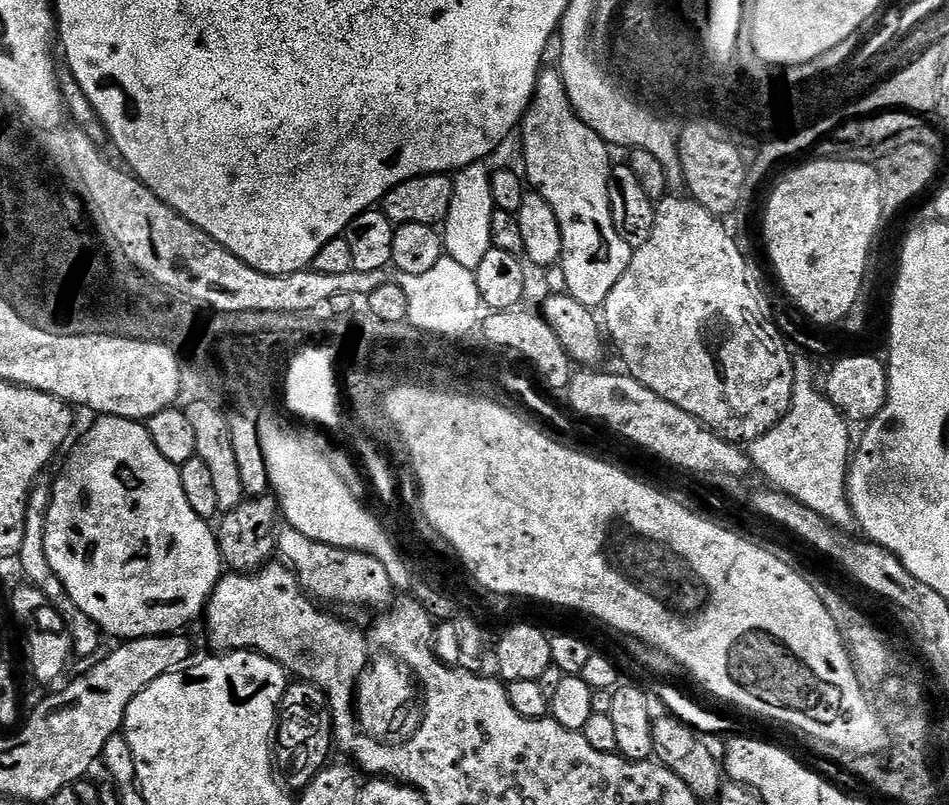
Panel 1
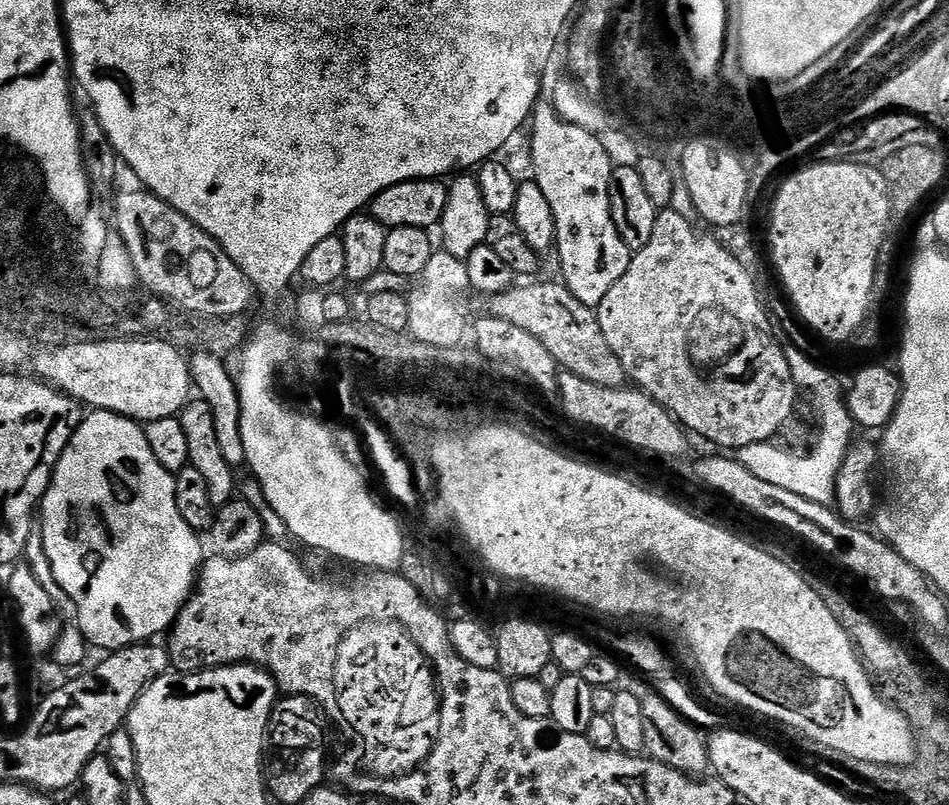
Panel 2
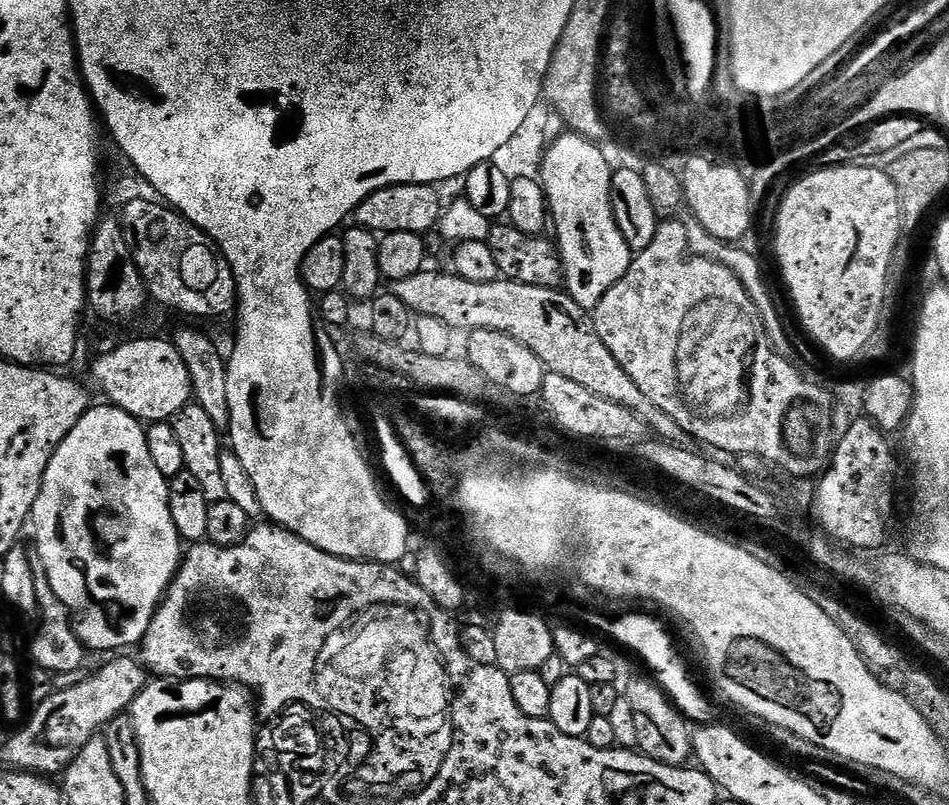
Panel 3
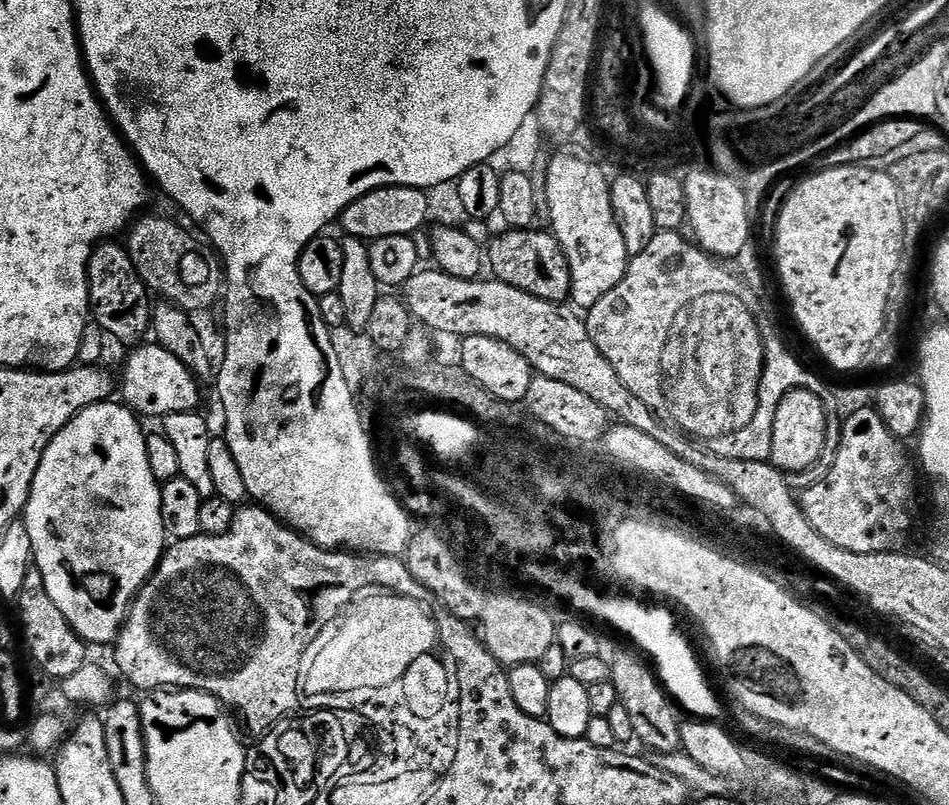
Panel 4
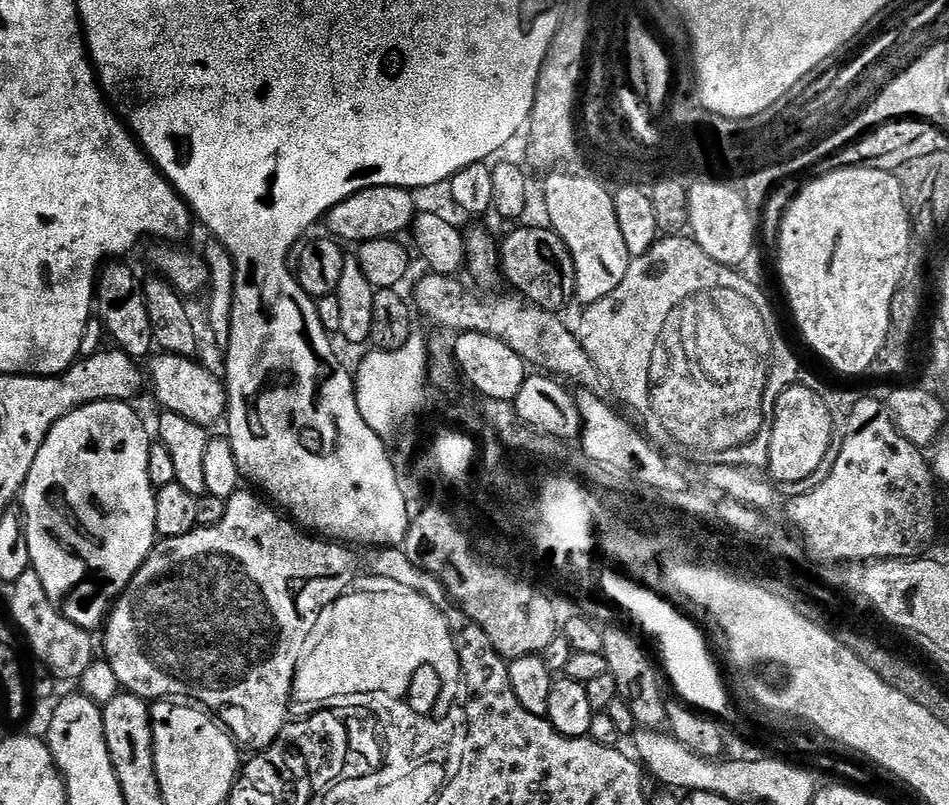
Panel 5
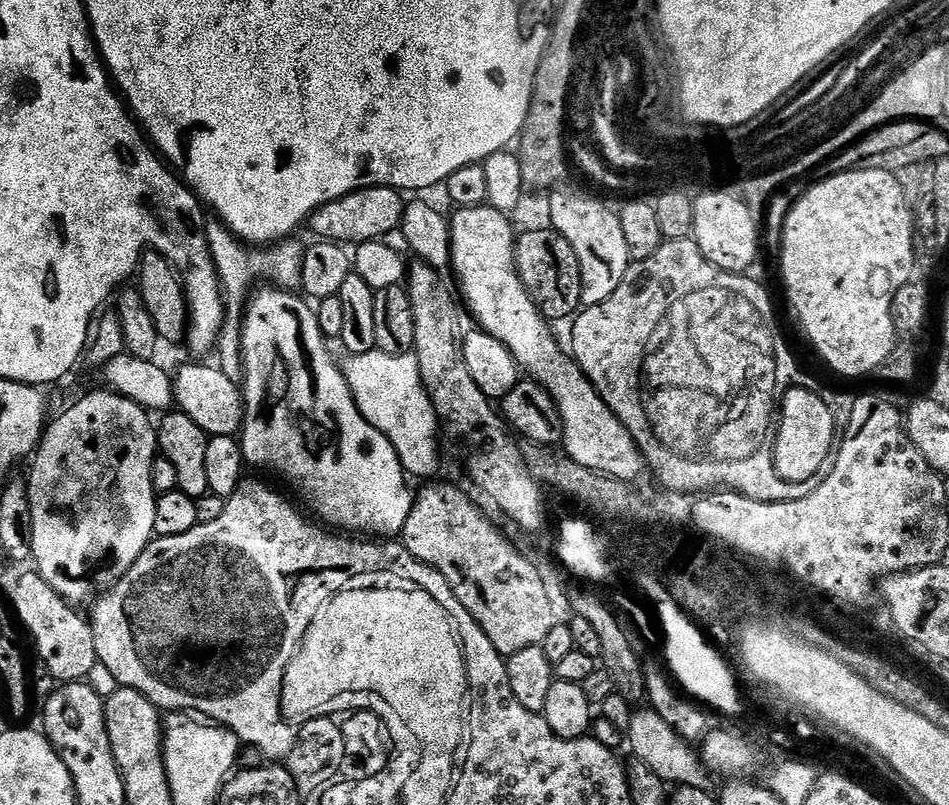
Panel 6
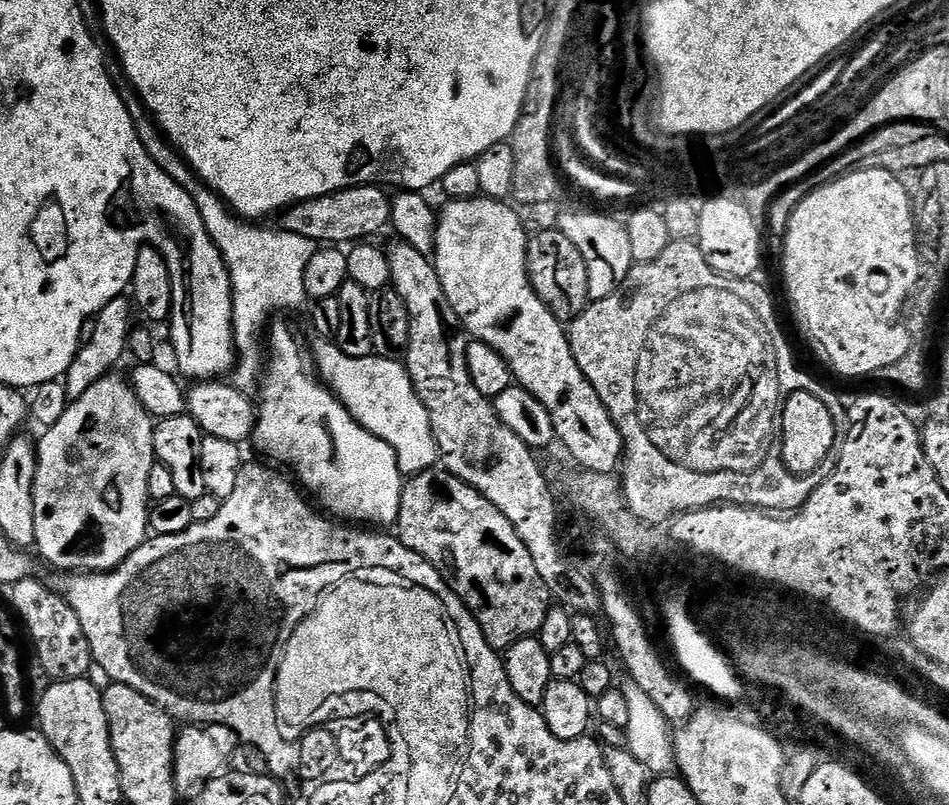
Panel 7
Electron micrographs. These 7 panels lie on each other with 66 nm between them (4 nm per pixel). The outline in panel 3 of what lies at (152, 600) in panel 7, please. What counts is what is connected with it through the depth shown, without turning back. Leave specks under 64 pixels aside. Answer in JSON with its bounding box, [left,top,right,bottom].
[138,522,408,718]

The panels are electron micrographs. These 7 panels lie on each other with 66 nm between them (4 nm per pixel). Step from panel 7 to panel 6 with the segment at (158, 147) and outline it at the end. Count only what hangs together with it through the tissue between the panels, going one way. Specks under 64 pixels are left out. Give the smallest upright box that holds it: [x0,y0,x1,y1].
[204,218,305,381]

